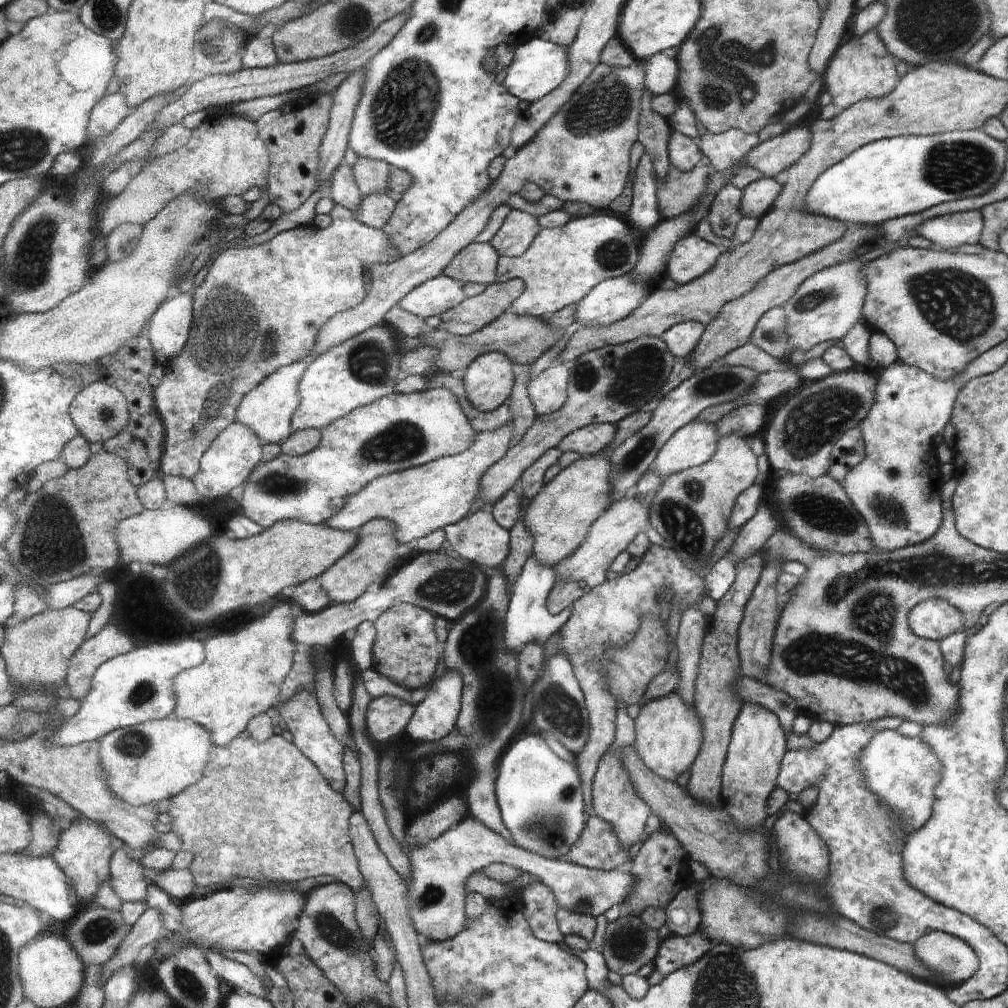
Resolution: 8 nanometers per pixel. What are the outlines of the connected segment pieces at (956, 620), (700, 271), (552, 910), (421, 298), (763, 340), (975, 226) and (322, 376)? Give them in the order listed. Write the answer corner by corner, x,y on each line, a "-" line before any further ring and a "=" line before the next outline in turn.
928,599
918,603
908,618
914,634
926,639
946,639
959,632
967,632
963,612
942,599
=
696,232
688,233
674,244
664,270
667,277
683,285
706,274
716,264
721,251
722,248
706,237
699,237
=
538,879
521,892
524,918
536,936
550,943
561,943
565,936
557,920
557,900
553,890
=
444,273
419,284
397,306
420,318
440,316
466,298
465,283
=
772,307
760,317
747,342
775,359
786,358
788,352
785,326
786,315
783,307
=
960,211
925,220
915,228
918,236
932,241
934,248
954,253
962,244
976,244
984,234
984,216
980,211
=
382,322
376,326
367,328
361,333
355,334
347,341
341,342
331,349
320,353
314,360
307,363
302,383
299,385
299,395
301,404
293,414
292,429
297,430
322,429
333,423
336,419
342,419
346,414
354,409
374,403
386,395
392,395
394,388
398,384
398,352
396,352
396,342
394,342
394,332
390,330
391,325

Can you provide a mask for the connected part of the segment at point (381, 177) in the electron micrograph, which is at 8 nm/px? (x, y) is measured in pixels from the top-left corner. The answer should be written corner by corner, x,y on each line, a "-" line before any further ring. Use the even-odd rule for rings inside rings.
358,156
356,163
351,167
357,187
363,196
374,191
386,191
389,187
391,166
386,161

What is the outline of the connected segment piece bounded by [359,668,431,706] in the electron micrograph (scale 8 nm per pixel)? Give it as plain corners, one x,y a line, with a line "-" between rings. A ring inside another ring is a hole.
372,668
360,670
359,676
372,699
388,695
398,697
416,706
419,702
424,700
424,697
431,688
430,684
428,684
417,689
409,689
408,687
396,684
394,681
391,681

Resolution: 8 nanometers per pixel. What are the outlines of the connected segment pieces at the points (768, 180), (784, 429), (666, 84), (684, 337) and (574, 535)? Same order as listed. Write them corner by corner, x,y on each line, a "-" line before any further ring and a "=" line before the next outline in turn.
766,175
756,182
750,183
743,190
740,206
743,216
762,217
781,196
783,186
782,177
767,177
=
850,369
839,373
830,373
826,378
804,383
784,404
774,412
774,416
765,428
762,439
765,442
765,454
768,457
772,473
784,472
792,475
806,475
818,478
827,474
829,460
834,443
851,428
858,426
870,415
877,396
875,389
878,380
867,373
=
657,52
649,56
647,64
647,89
654,95
663,95
677,91
679,64
675,54
=
686,321
670,327
664,335
660,336
673,353
674,358
684,359
697,348
702,334
705,332
705,325
698,321
=
651,408
636,411
632,415
625,416
624,419
616,424
616,435
614,435
614,438
609,442
608,447
604,447
596,454
580,457
566,468
563,468
560,474
558,474
552,482
547,482
543,485
542,490
531,500
527,507
527,512
525,513
525,523
535,540
533,542
534,555
543,563
554,566
556,563
560,563
562,559
573,555
573,552
577,551
577,548
590,536
592,524
612,506
612,502
615,500
615,486
613,485
615,464
613,463
613,455
622,443
630,440
632,436
636,435
637,432
649,422
650,417

